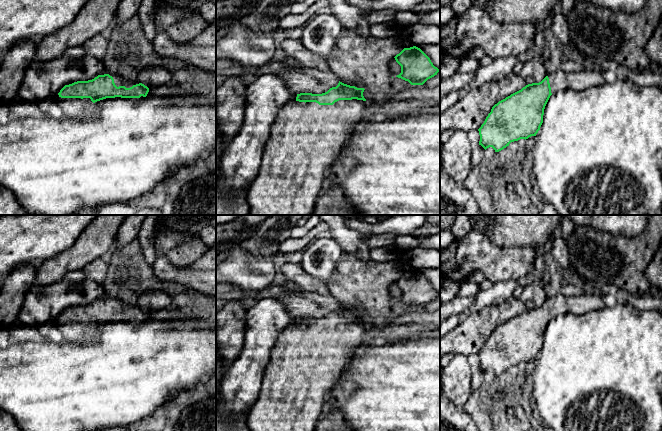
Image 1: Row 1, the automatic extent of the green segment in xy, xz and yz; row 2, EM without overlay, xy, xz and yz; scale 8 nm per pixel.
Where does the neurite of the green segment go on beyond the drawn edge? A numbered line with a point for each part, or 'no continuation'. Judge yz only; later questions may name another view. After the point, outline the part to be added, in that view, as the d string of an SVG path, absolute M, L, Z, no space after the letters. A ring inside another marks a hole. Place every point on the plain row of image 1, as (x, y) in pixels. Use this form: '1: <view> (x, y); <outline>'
1: yz (586, 301); M584 291L578 295L566 296L561 293L547 298L552 319L560 314L572 313L576 315L584 314L605 307L603 297Z

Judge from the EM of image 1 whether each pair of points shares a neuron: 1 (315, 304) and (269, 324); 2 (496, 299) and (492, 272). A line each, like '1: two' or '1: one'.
1: two
2: two

